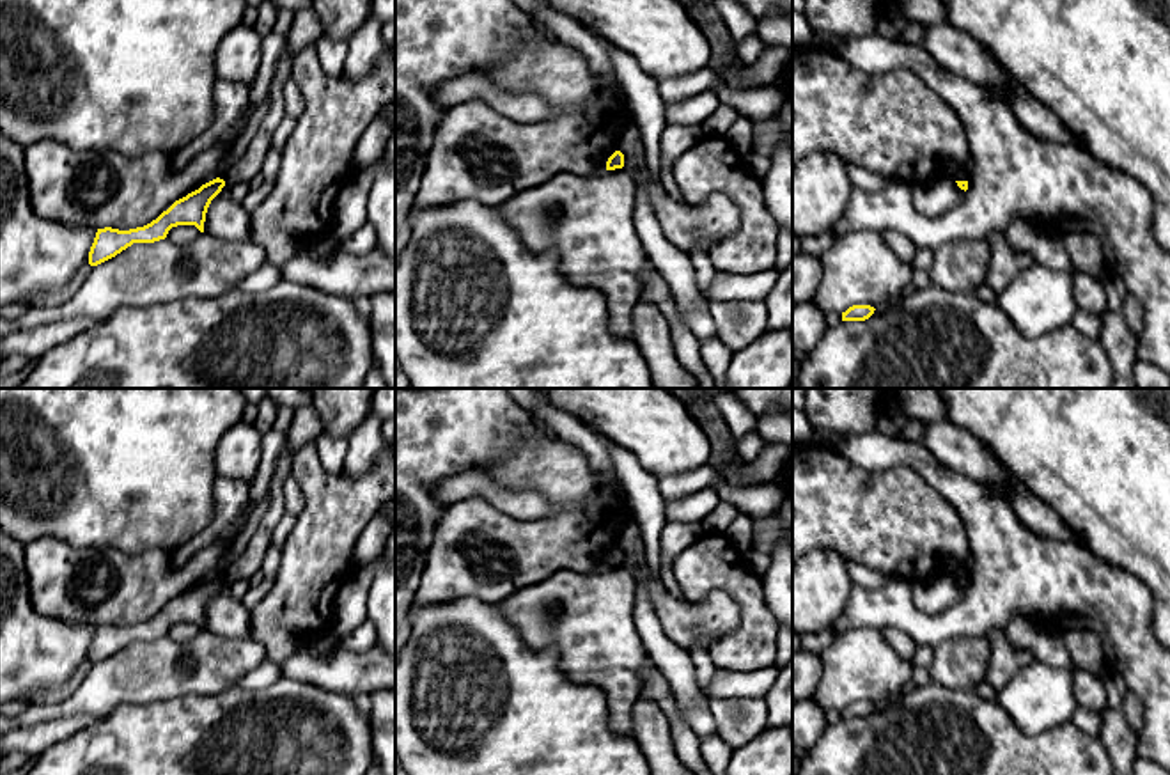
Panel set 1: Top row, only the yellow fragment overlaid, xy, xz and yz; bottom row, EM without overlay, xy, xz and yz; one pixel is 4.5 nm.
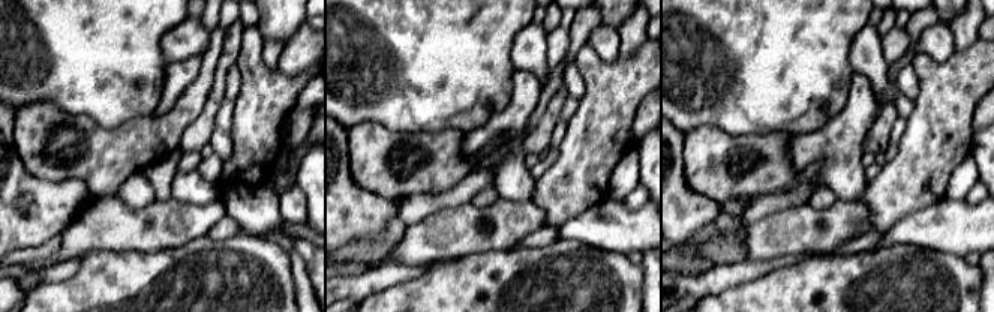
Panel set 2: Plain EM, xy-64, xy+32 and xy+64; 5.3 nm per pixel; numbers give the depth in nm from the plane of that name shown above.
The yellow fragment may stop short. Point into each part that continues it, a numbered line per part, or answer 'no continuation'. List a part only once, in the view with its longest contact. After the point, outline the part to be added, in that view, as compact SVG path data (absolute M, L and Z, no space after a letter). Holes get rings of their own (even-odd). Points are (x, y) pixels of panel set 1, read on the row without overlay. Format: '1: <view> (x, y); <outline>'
no continuation

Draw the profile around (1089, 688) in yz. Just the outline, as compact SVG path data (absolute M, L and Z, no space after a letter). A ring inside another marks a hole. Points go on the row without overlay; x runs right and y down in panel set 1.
M1072 670L1072 685L1078 706L1103 713L1108 706L1108 695L1101 676L1085 670Z

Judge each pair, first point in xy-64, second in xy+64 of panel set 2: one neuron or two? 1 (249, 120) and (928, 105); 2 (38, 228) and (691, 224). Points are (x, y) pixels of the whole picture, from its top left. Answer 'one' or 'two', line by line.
1: one
2: one

